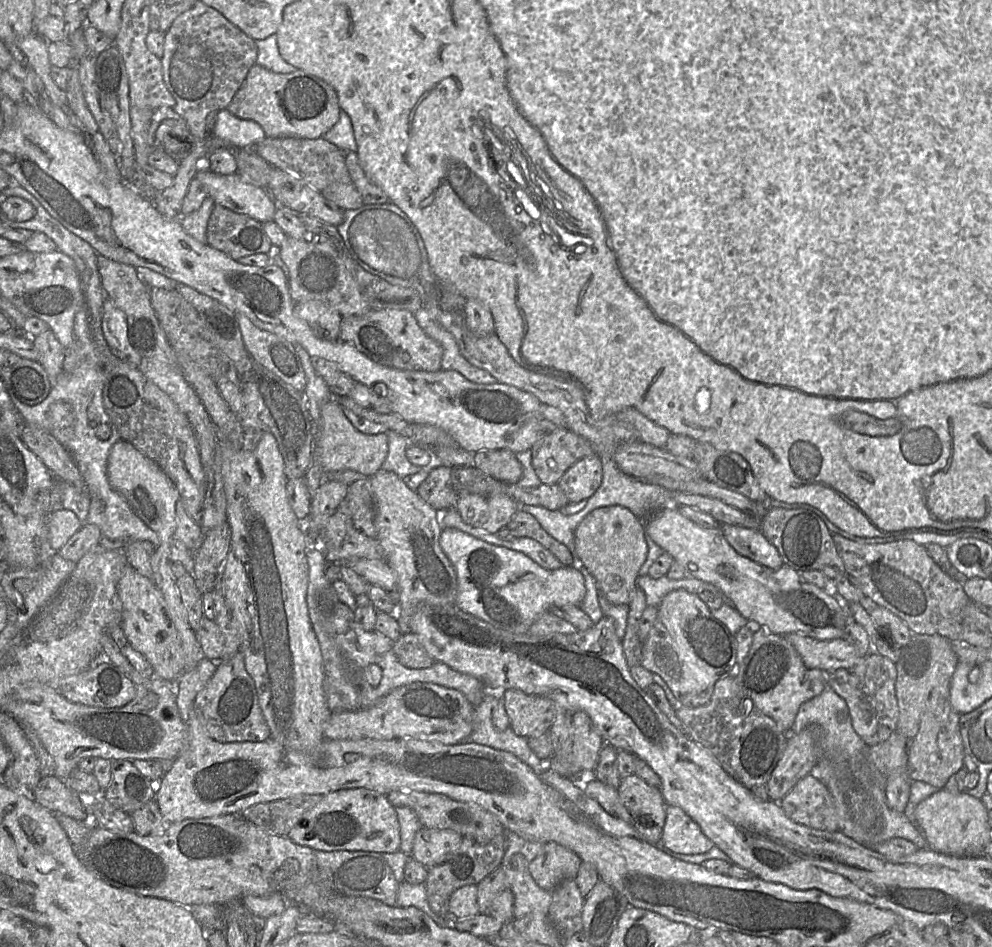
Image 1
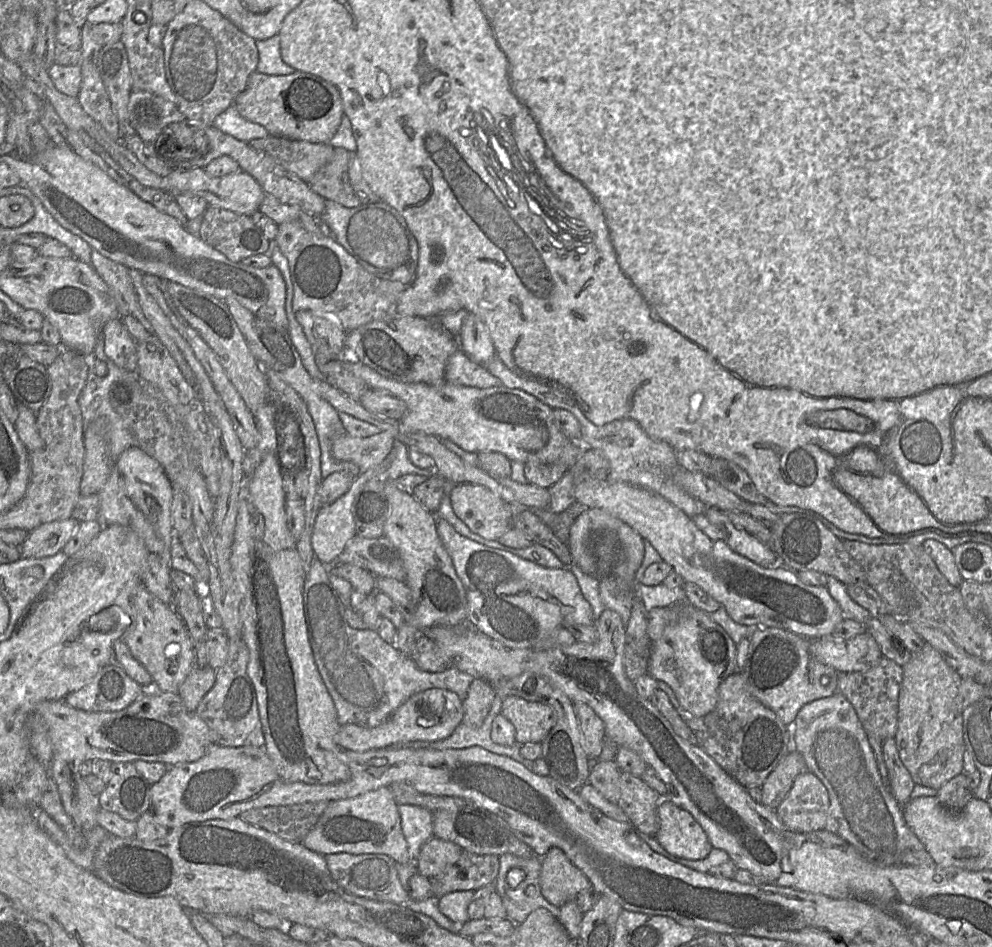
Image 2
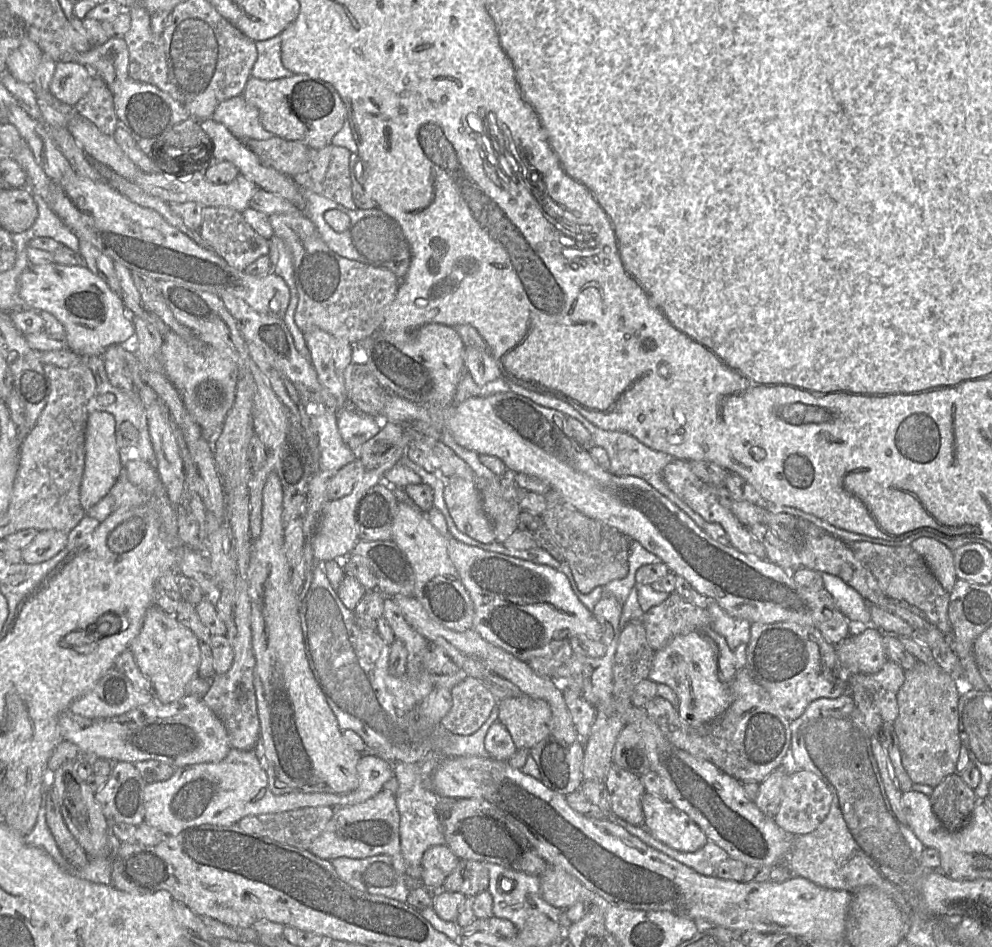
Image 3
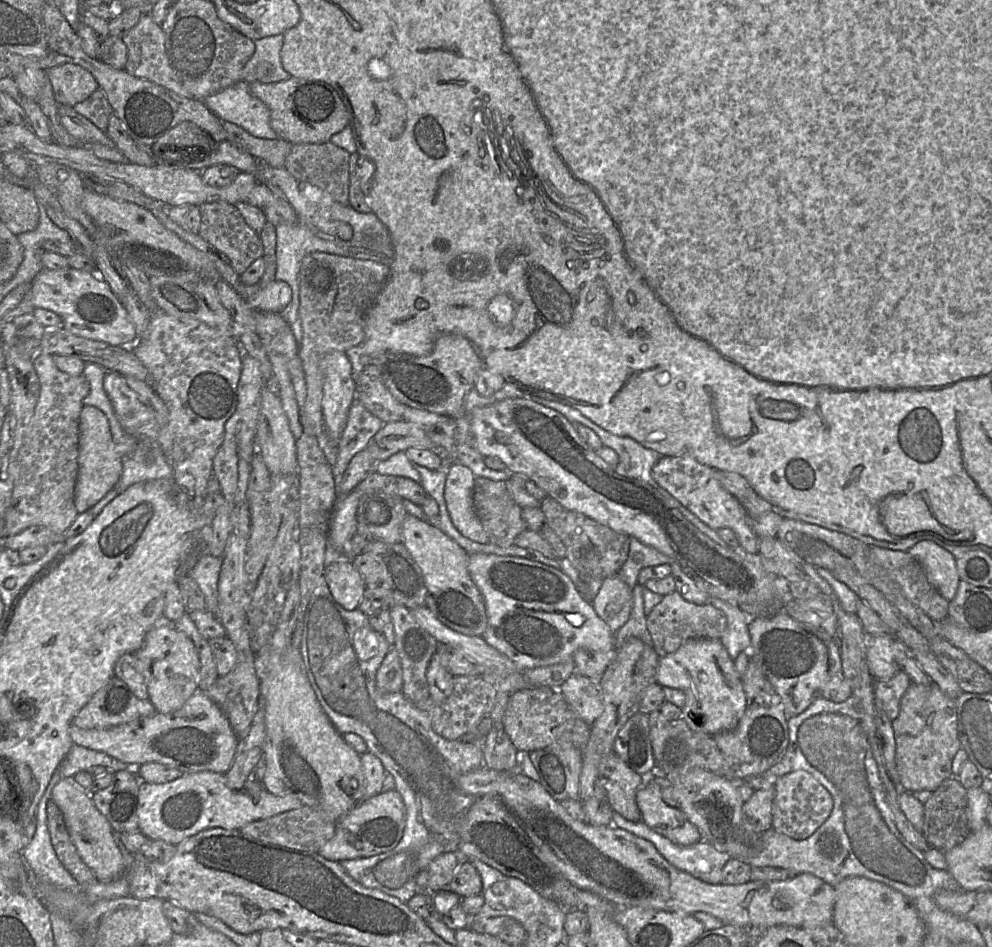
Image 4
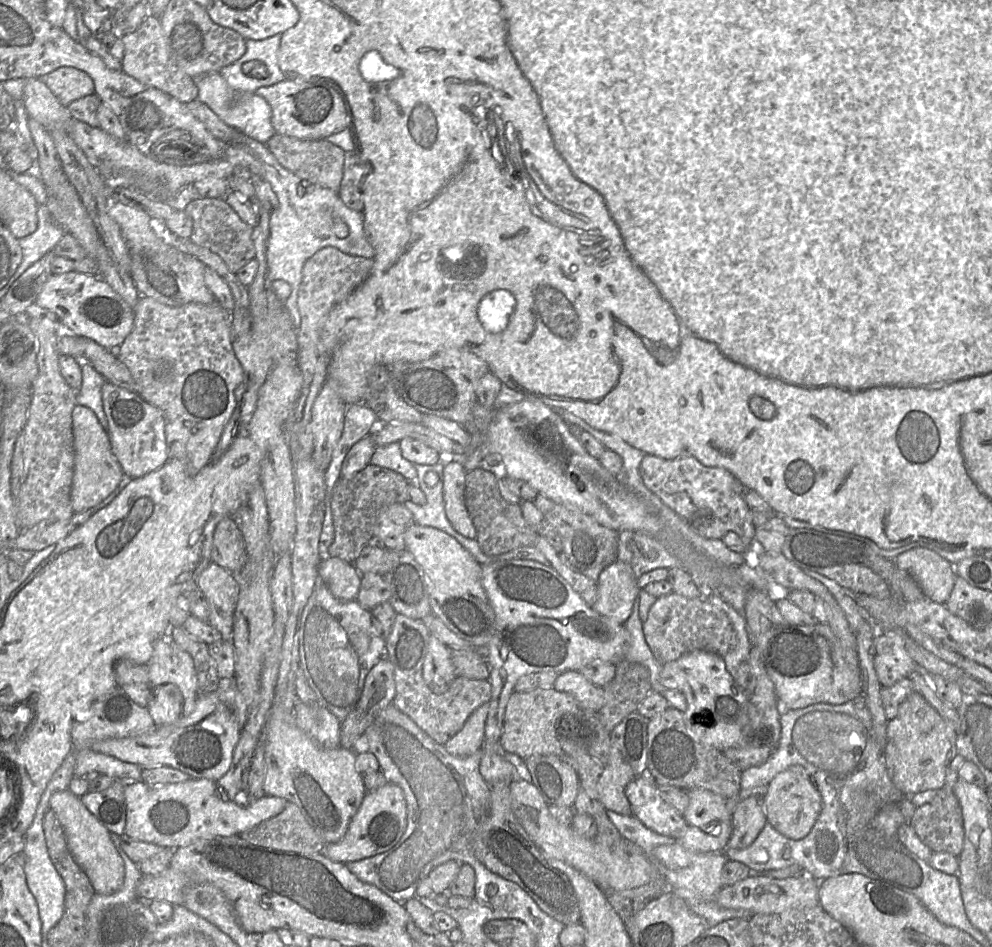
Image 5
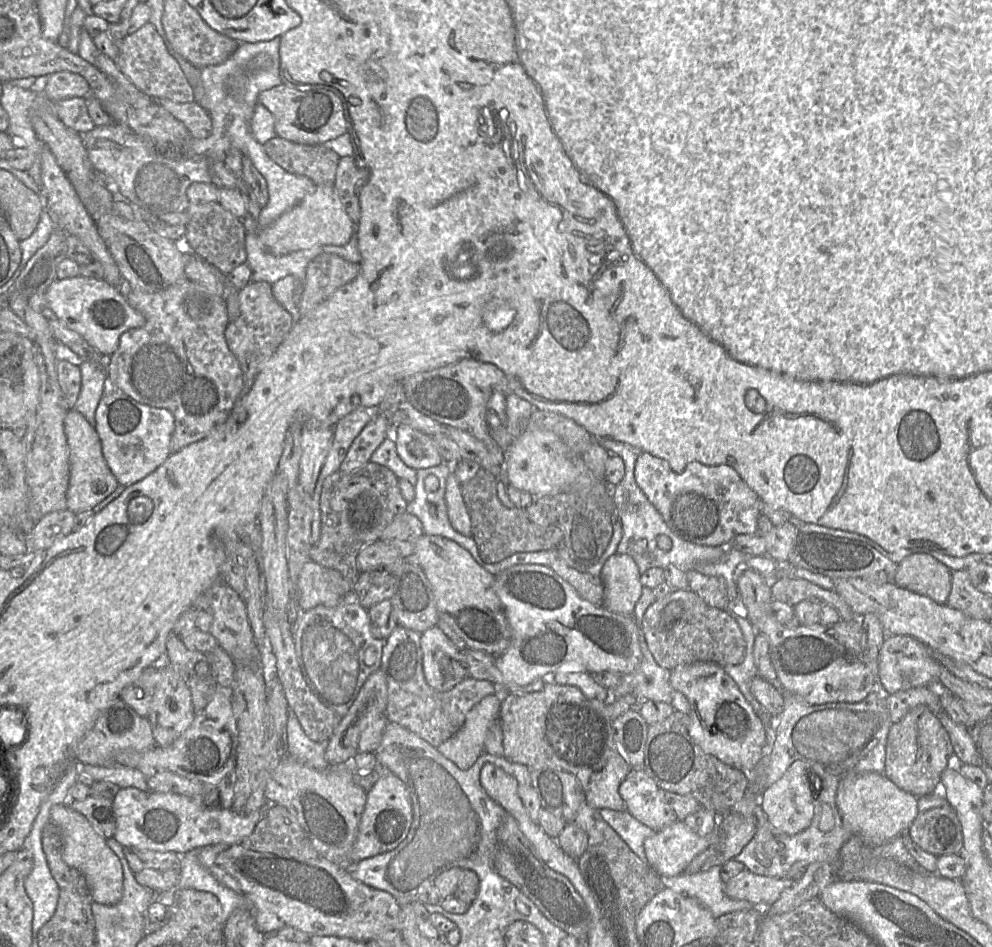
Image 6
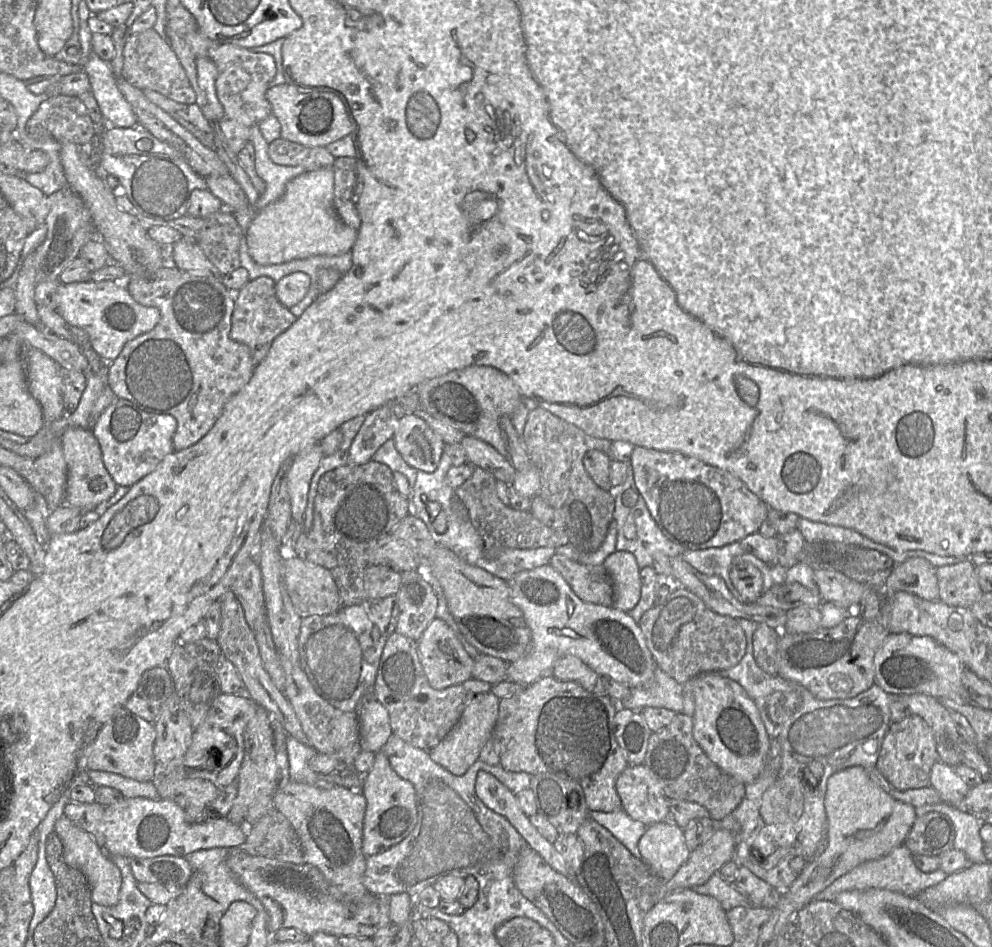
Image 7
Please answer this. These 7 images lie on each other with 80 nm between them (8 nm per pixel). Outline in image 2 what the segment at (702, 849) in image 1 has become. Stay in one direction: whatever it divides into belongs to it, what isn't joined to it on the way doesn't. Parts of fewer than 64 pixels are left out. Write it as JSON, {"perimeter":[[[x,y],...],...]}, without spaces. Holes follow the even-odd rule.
{"perimeter":[[[663,798],[656,810],[656,840],[670,854],[689,860],[705,858],[713,849],[707,834],[694,817]]]}

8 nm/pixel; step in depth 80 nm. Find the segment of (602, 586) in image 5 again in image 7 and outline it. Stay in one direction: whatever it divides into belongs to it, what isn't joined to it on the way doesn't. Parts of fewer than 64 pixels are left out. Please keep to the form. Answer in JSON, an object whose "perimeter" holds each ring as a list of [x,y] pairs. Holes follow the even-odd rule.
{"perimeter":[[[615,551],[603,562],[613,583],[613,607],[629,612],[640,598],[641,580],[636,559],[631,552]]]}

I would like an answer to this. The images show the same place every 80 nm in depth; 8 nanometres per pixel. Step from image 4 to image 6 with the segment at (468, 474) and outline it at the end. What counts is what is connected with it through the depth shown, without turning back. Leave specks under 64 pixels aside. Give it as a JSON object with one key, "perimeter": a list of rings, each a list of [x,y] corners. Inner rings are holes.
{"perimeter":[[[451,471],[446,481],[445,500],[452,527],[465,536],[472,536],[470,515],[461,493],[461,483]]]}

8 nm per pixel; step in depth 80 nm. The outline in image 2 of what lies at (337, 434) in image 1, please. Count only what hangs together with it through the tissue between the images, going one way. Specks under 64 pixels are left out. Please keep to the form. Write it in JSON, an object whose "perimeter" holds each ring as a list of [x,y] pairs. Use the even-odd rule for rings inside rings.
{"perimeter":[[[389,431],[365,438],[345,433],[334,441],[332,455],[336,460],[353,462],[365,471],[379,465],[389,455],[395,440]]]}

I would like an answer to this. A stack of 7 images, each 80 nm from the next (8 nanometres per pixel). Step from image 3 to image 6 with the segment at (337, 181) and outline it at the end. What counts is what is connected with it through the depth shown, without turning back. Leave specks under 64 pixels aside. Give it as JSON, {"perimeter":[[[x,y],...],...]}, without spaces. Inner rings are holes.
{"perimeter":[[[276,135],[263,146],[267,155],[287,172],[305,176],[316,186],[334,185],[340,157],[323,144],[300,144]]]}

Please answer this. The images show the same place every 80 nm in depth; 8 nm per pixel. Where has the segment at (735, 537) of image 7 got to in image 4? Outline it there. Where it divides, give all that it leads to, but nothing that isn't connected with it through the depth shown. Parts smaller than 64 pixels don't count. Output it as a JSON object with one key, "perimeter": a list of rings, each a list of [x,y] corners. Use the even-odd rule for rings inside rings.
{"perimeter":[[[681,454],[661,457],[653,466],[651,475],[659,486],[668,491],[707,526],[715,531],[725,527],[732,529],[739,541],[741,551],[748,554],[757,554],[759,537],[747,522],[747,511],[738,498],[724,489],[714,477],[714,471],[716,470],[720,469],[701,464],[688,454]]]}

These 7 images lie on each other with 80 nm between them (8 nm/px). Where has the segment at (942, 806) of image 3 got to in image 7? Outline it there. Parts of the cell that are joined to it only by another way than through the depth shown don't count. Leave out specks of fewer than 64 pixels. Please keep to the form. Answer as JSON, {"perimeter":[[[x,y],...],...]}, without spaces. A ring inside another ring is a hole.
{"perimeter":[[[929,812],[916,818],[904,843],[912,855],[940,856],[953,849],[955,837],[954,824],[946,814]]]}

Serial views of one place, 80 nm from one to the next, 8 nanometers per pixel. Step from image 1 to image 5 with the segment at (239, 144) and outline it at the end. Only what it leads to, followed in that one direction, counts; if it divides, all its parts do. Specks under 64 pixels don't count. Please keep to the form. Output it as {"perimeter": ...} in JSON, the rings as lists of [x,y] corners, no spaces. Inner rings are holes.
{"perimeter":[[[219,73],[197,76],[194,82],[198,89],[197,99],[206,104],[227,125],[263,144],[276,134],[271,123],[271,107],[263,97],[255,93],[235,93]]]}

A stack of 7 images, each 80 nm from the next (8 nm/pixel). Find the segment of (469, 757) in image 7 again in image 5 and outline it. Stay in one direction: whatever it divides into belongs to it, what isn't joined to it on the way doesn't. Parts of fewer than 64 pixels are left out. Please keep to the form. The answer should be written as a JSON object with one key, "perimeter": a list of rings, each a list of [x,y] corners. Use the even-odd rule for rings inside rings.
{"perimeter":[[[487,702],[473,711],[463,728],[444,744],[447,752],[454,756],[466,757],[483,747],[489,709],[490,704]]]}

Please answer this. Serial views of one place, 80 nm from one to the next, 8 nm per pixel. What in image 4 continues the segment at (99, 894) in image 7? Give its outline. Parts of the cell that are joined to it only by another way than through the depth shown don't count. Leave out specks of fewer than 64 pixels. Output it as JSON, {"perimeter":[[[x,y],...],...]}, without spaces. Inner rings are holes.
{"perimeter":[[[65,777],[54,786],[50,799],[60,809],[71,841],[83,862],[93,871],[96,881],[110,882],[125,875],[124,859],[110,834],[111,825],[94,805],[88,790],[73,777]]]}

